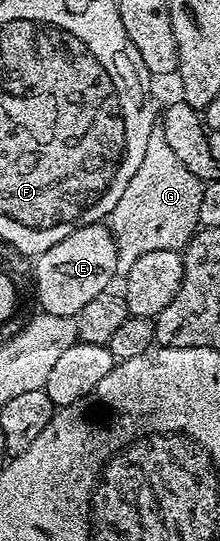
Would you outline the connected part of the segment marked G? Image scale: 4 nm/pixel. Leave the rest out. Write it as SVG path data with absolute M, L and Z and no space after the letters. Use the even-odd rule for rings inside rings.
M160 124L153 127L147 140L147 152L143 152L143 164L131 176L119 204L115 204L111 215L113 239L117 245L117 269L124 272L147 252L160 250L184 251L189 239L199 229L199 196L203 183L191 176L187 168L167 145Z

